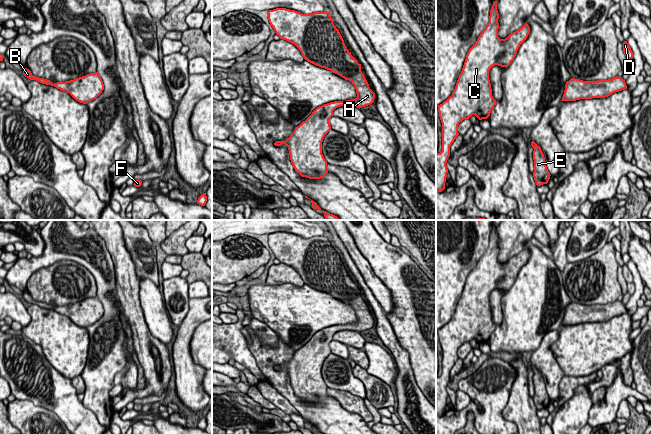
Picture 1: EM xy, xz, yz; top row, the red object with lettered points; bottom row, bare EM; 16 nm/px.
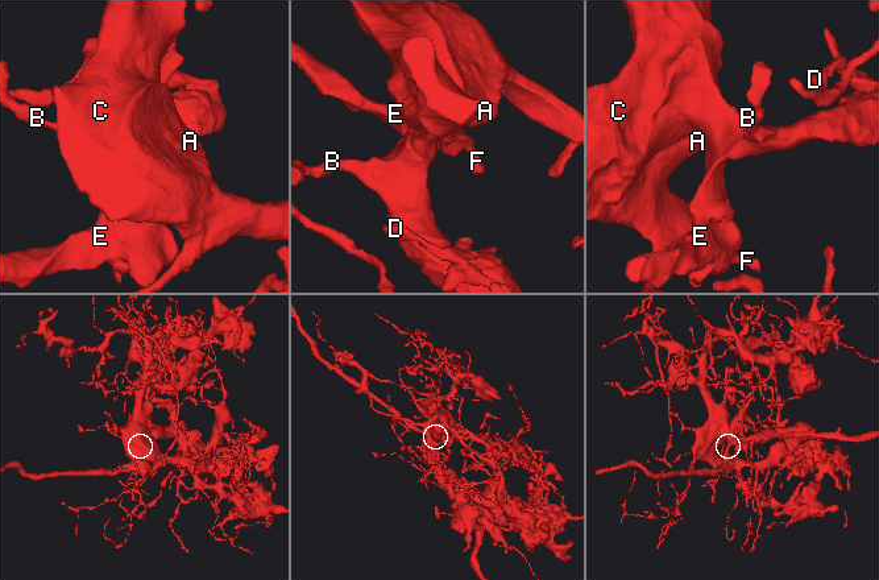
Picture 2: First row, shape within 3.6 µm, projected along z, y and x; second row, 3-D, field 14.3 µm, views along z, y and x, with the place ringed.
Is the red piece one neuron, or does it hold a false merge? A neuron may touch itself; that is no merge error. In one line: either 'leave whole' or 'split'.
leave whole

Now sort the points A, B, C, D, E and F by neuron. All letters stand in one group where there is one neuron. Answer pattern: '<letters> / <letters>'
A B C D E F

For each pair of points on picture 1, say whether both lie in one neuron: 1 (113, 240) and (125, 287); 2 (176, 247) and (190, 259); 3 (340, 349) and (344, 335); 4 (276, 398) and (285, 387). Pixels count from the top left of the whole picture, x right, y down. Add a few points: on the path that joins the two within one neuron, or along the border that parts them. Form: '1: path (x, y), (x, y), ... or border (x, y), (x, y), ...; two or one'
1: path (118, 252), (123, 262), (125, 275); one
2: border (189, 252), (182, 257); two
3: border (333, 339), (347, 346); two
4: border (266, 379), (296, 410); two

